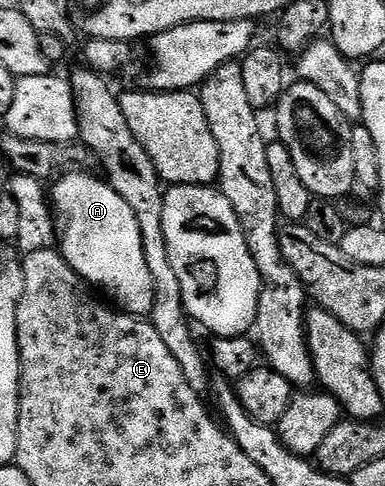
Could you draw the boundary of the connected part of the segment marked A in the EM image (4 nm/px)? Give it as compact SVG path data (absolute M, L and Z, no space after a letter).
M69 170L52 185L51 203L57 217L59 251L86 284L105 288L104 295L110 301L117 300L113 302L120 311L148 317L155 302L155 282L143 254L143 234L139 232L137 215L119 198L108 179L91 173Z

